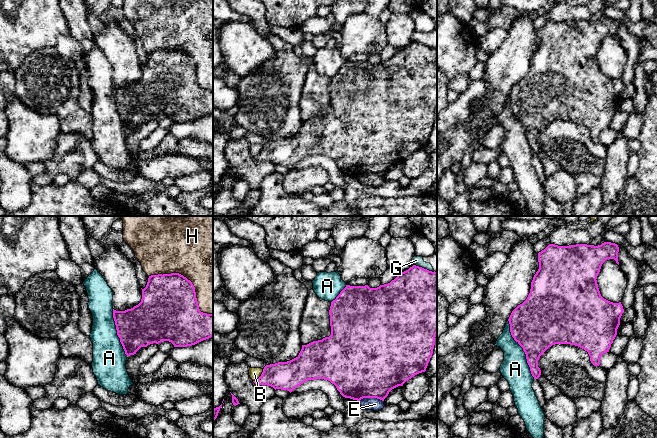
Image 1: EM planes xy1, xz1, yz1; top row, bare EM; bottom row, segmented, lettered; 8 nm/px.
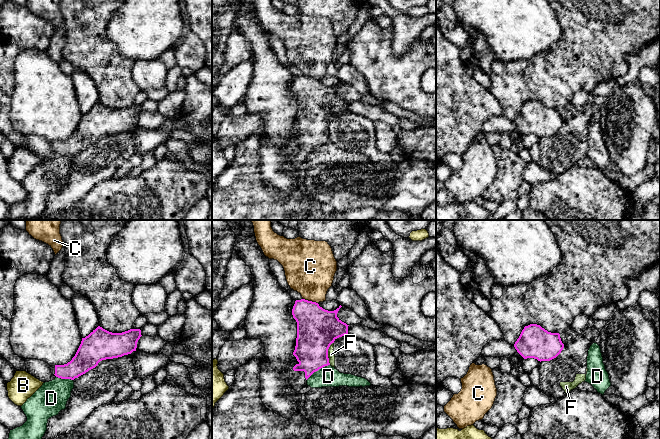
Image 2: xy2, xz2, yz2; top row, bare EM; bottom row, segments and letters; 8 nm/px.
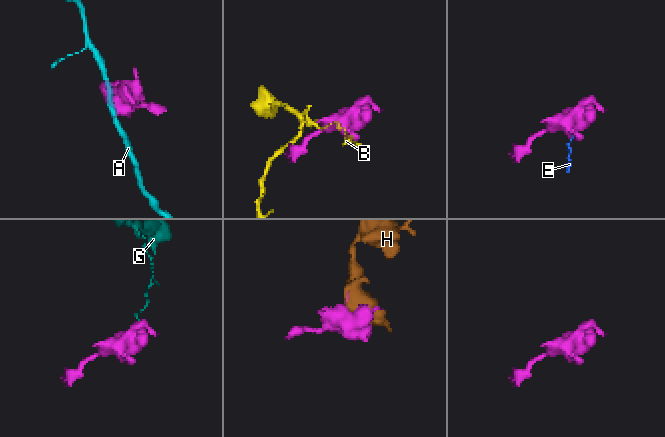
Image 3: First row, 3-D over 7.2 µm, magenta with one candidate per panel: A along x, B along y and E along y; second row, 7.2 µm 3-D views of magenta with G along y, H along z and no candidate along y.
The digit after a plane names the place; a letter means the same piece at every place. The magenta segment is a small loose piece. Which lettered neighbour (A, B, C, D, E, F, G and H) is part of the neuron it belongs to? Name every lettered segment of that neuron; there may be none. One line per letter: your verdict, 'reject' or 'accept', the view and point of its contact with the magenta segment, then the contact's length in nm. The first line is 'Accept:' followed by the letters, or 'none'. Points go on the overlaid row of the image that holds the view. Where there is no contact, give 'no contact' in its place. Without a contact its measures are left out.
Accept: none
A: reject; meets magenta in yz1 at (523, 349); contact 500 nm long
B: reject; meets magenta in xz1 at (260, 376); contact 130 nm long
C: reject; meets magenta in xz2 at (310, 301); contact 130 nm long
D: reject; meets magenta in xz2 at (317, 370); contact 220 nm long
E: reject; meets magenta in xz1 at (371, 397); contact 200 nm long
F: reject; meets magenta in xz2 at (327, 353); contact 190 nm long
G: reject; meets magenta in xz1 at (423, 268); contact 190 nm long
H: reject; meets magenta in xy1 at (190, 281); contact 600 nm long

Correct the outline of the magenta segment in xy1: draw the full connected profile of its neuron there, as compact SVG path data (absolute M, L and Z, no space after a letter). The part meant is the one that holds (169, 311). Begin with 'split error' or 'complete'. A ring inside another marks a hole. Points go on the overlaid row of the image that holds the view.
complete | M179 273L149 276L141 302L125 311L113 309L113 318L127 356L153 343L169 341L174 347L187 347L213 336L213 314L200 311L194 285Z

